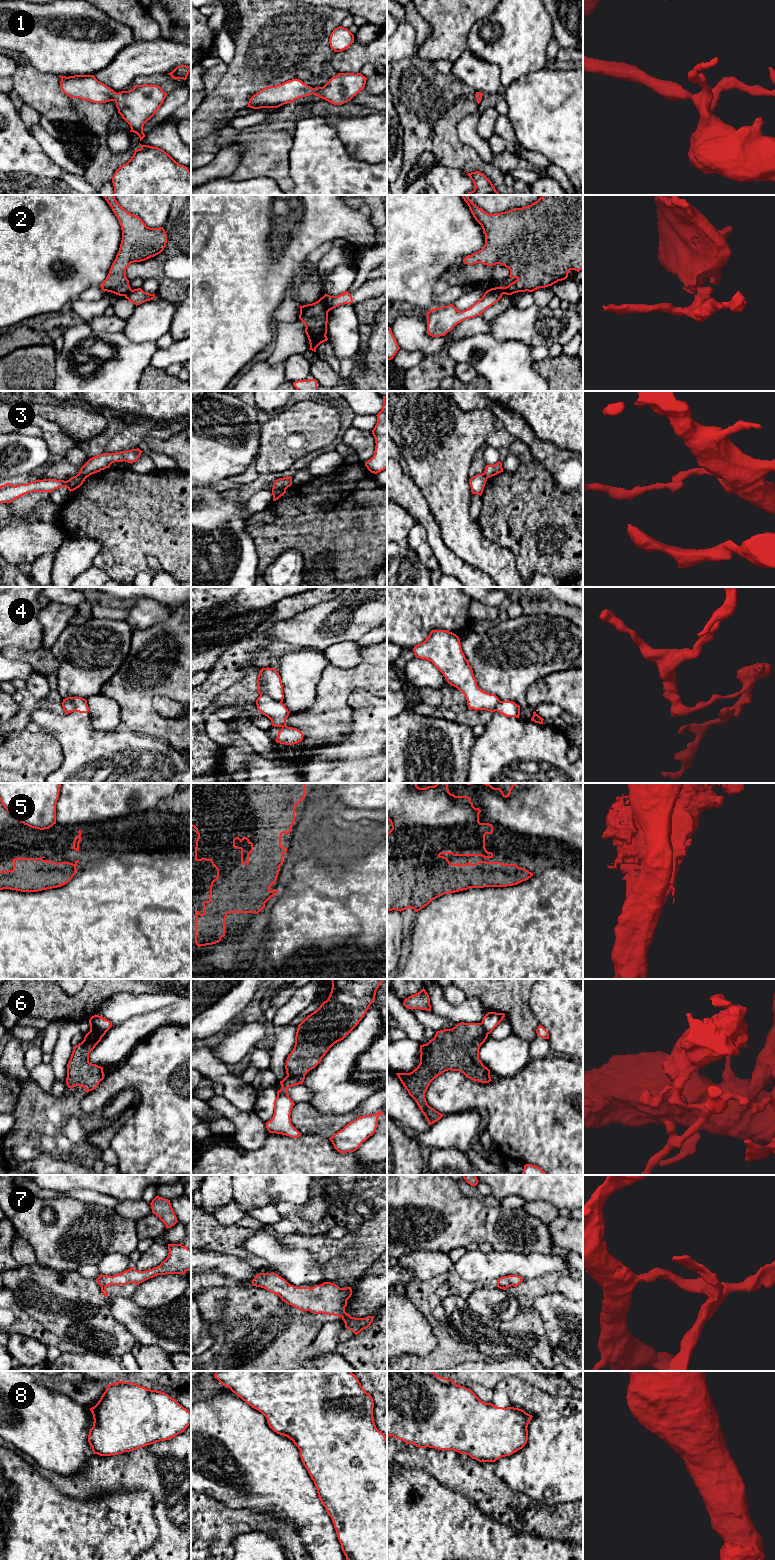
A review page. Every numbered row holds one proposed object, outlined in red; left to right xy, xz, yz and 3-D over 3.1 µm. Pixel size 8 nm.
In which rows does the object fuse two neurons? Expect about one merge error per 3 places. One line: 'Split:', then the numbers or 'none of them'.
Split: 2, 3, 4, 5, 6

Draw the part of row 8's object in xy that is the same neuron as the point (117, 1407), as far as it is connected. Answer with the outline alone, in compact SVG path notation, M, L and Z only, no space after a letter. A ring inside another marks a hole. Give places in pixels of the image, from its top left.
M133 1382L108 1384L90 1411L94 1422L88 1442L100 1456L169 1440L191 1423L191 1413L168 1394Z

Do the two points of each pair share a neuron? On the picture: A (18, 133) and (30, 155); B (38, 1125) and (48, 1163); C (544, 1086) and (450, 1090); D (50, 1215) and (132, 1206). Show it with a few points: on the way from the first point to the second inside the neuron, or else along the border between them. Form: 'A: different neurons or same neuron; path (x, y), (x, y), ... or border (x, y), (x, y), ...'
A: same neuron; path (18, 138), (27, 150)
B: different neurons; border (69, 1153), (61, 1157), (40, 1153), (23, 1162)
C: same neuron; path (521, 1093), (473, 1093)
D: different neurons; border (113, 1209), (121, 1215), (135, 1220)

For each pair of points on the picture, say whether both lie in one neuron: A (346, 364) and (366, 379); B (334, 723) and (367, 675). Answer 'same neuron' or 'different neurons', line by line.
A: different neurons
B: same neuron

